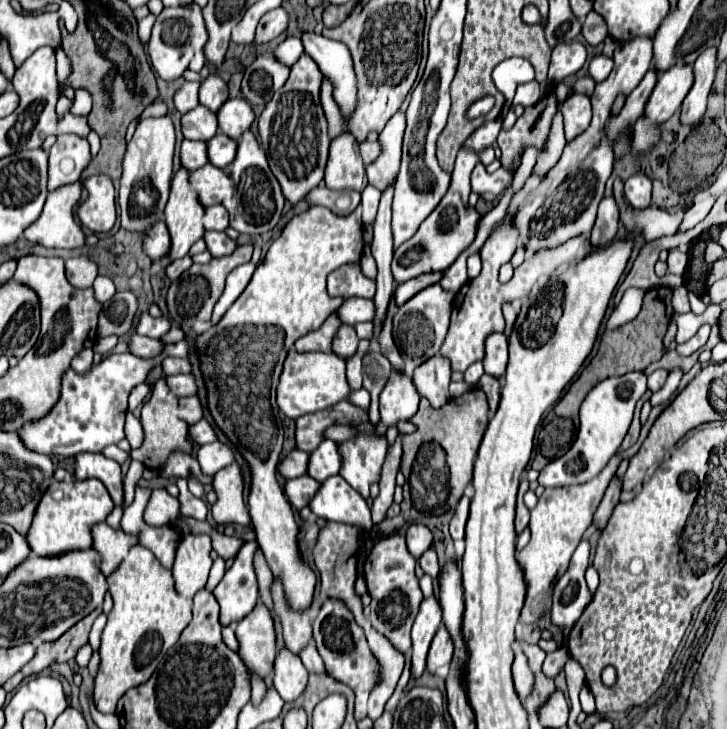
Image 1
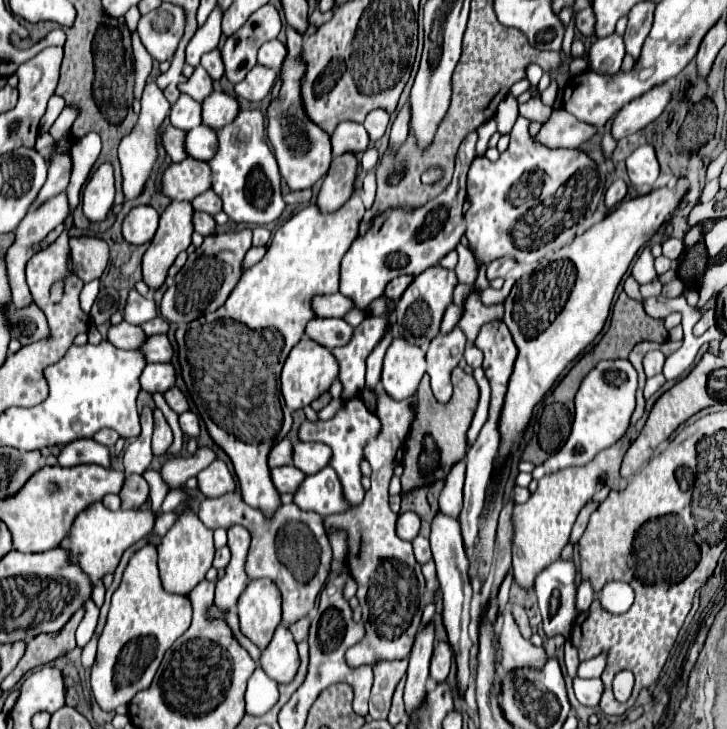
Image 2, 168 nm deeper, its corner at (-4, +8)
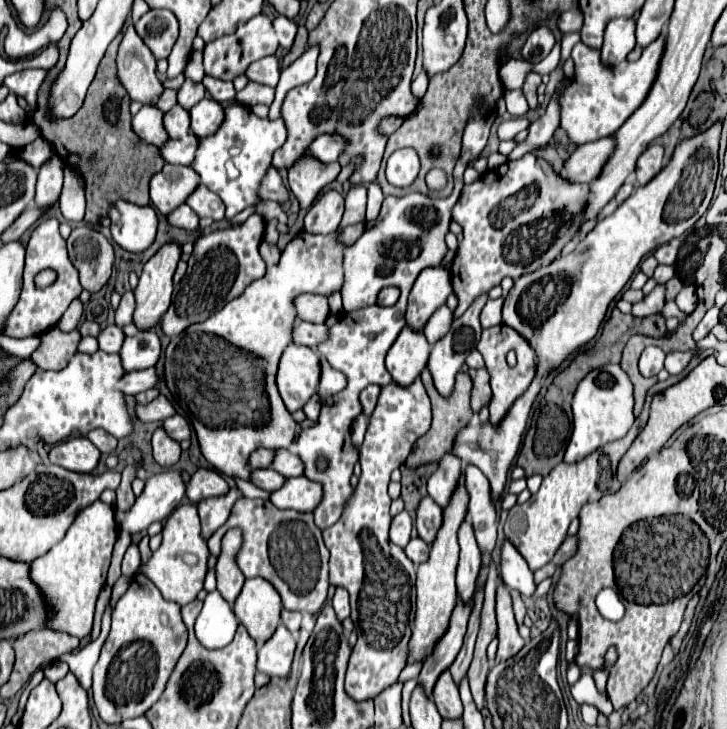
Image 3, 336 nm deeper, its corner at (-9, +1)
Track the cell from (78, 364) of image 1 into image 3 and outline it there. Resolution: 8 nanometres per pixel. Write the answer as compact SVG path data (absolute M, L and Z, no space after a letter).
M55 326L55 328L49 328L47 332L41 332L39 338L41 338L41 344L31 354L31 360L37 362L41 370L61 370L63 366L69 364L69 360L77 352L81 334L79 330L65 334Z

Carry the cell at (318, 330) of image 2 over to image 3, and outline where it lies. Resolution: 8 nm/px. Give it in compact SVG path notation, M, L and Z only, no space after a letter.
M297 322L293 328L293 342L303 344L309 348L317 348L323 340L327 340L329 326L327 324L311 324L311 322Z

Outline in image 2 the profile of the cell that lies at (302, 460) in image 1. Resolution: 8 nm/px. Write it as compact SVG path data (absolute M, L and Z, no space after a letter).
M288 439L278 441L268 455L268 467L280 467L280 465L288 465L290 463L290 453L292 453L292 445Z

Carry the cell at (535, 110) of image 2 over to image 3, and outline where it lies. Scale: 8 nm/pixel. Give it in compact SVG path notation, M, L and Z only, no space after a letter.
M523 116L523 118L513 118L513 120L507 120L499 126L499 140L511 140L515 138L521 130L529 128L529 120Z

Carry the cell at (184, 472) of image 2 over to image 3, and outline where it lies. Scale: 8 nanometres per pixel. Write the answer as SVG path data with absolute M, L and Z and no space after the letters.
M167 470L151 476L145 482L145 490L135 498L135 504L127 512L115 512L117 524L129 534L147 530L149 524L165 520L185 498L183 470Z

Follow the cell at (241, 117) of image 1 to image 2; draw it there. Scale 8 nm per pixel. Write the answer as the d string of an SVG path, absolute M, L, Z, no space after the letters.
M222 91L210 93L202 101L202 123L216 129L222 129L228 121L232 121L238 113L238 101Z

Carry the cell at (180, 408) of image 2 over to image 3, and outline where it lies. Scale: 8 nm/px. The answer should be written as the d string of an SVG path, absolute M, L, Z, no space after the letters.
M163 394L147 406L137 406L137 416L143 422L163 422L163 420L171 418L173 414L177 414L177 410L173 408L173 404Z

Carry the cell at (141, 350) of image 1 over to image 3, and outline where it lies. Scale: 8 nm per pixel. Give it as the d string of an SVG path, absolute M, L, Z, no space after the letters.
M109 324L105 326L105 330L101 330L101 334L97 336L99 340L99 350L105 350L105 352L113 352L113 354L119 354L119 348L123 344L123 330L115 324Z

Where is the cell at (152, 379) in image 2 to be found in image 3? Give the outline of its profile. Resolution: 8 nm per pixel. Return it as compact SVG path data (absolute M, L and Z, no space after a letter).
M147 368L147 370L139 370L139 372L129 372L123 376L119 388L125 394L139 394L139 392L147 392L151 388L157 388L159 384L159 374L155 368Z

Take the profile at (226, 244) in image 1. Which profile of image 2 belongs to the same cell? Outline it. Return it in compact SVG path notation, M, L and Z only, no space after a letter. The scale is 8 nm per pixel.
M194 211L194 231L200 233L202 237L206 235L212 235L214 233L214 217L208 215L208 213L200 213L200 211Z

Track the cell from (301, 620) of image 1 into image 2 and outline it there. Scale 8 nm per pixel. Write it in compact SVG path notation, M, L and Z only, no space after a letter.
M238 491L204 499L198 509L200 521L208 529L230 527L234 523L244 525L250 531L250 549L246 555L246 575L250 579L268 577L272 579L282 593L282 623L290 627L290 623L306 617L306 613L316 605L316 597L320 595L332 561L332 547L328 543L326 531L322 527L324 517L314 511L302 511L296 505L280 505L274 517L266 517L262 509L250 507Z

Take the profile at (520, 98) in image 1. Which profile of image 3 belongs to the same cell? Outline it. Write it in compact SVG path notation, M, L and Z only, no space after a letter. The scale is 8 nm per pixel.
M507 90L505 92L505 102L507 102L507 112L511 116L525 116L525 112L529 110L527 100L525 100L521 90Z

